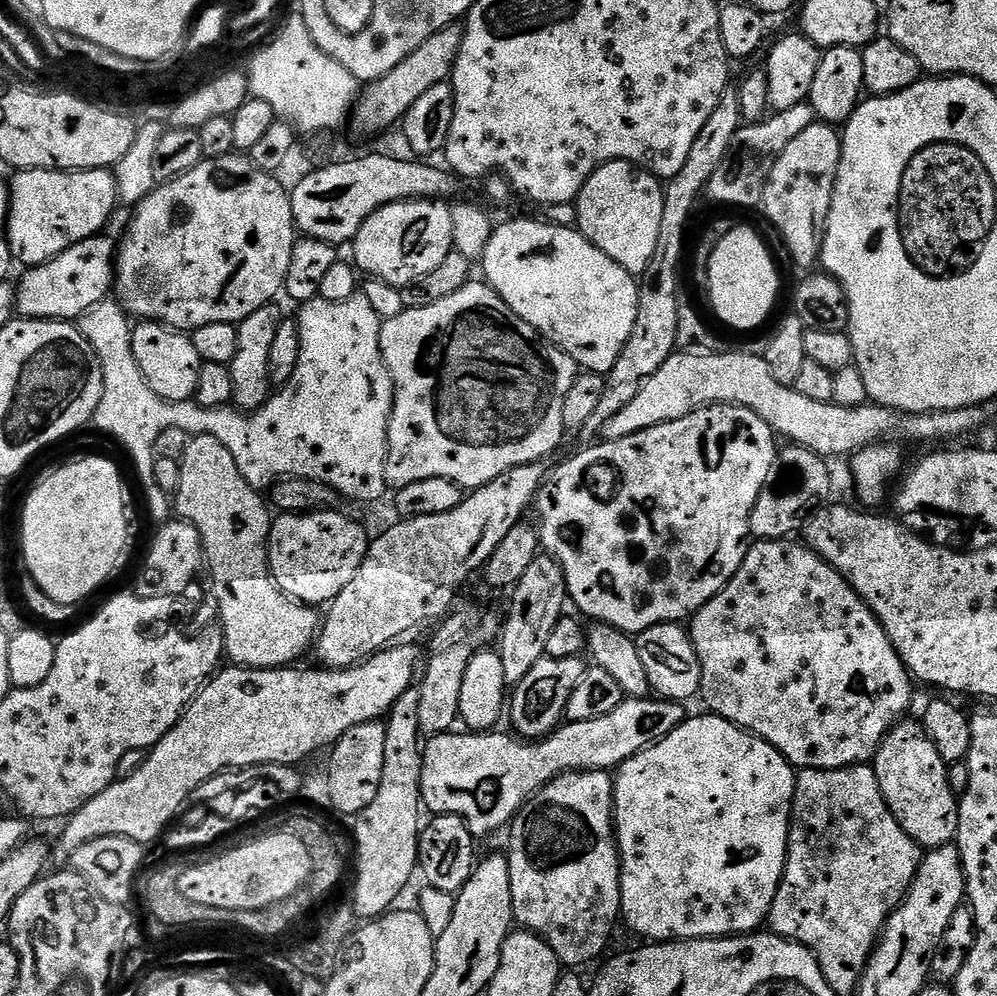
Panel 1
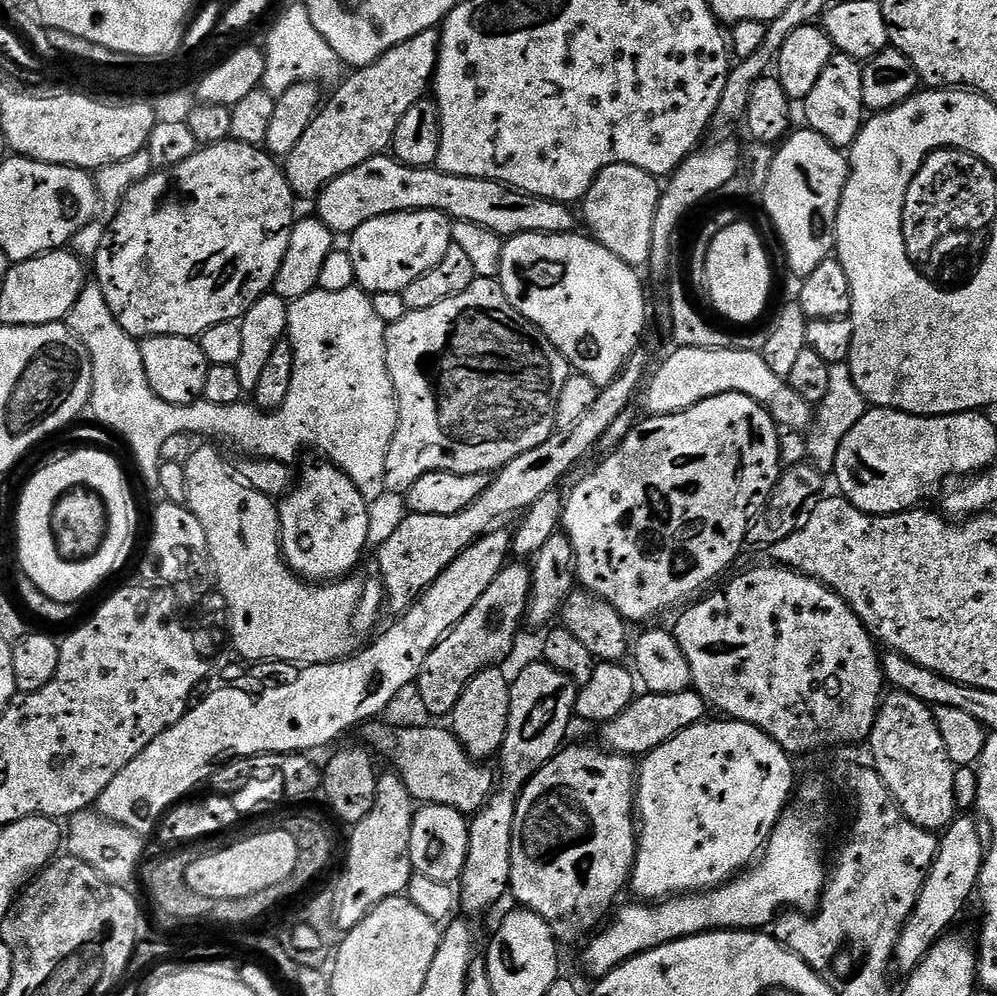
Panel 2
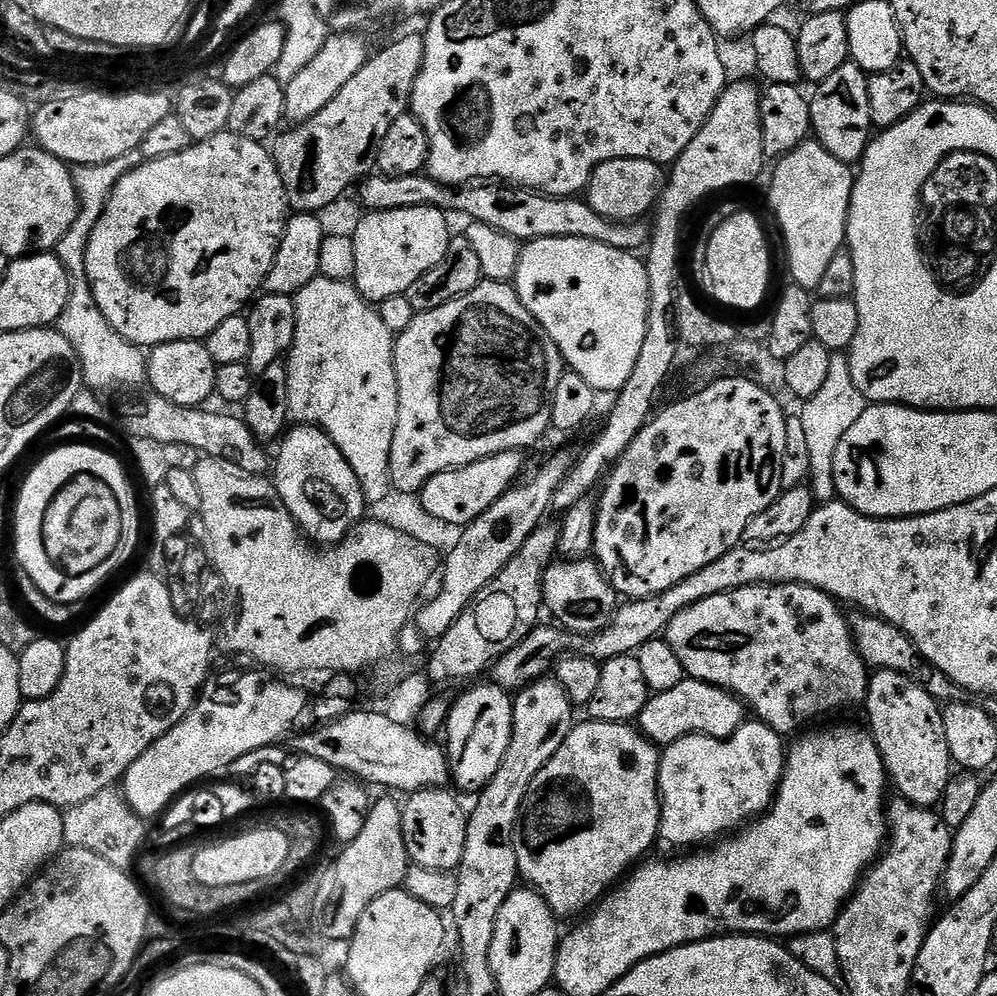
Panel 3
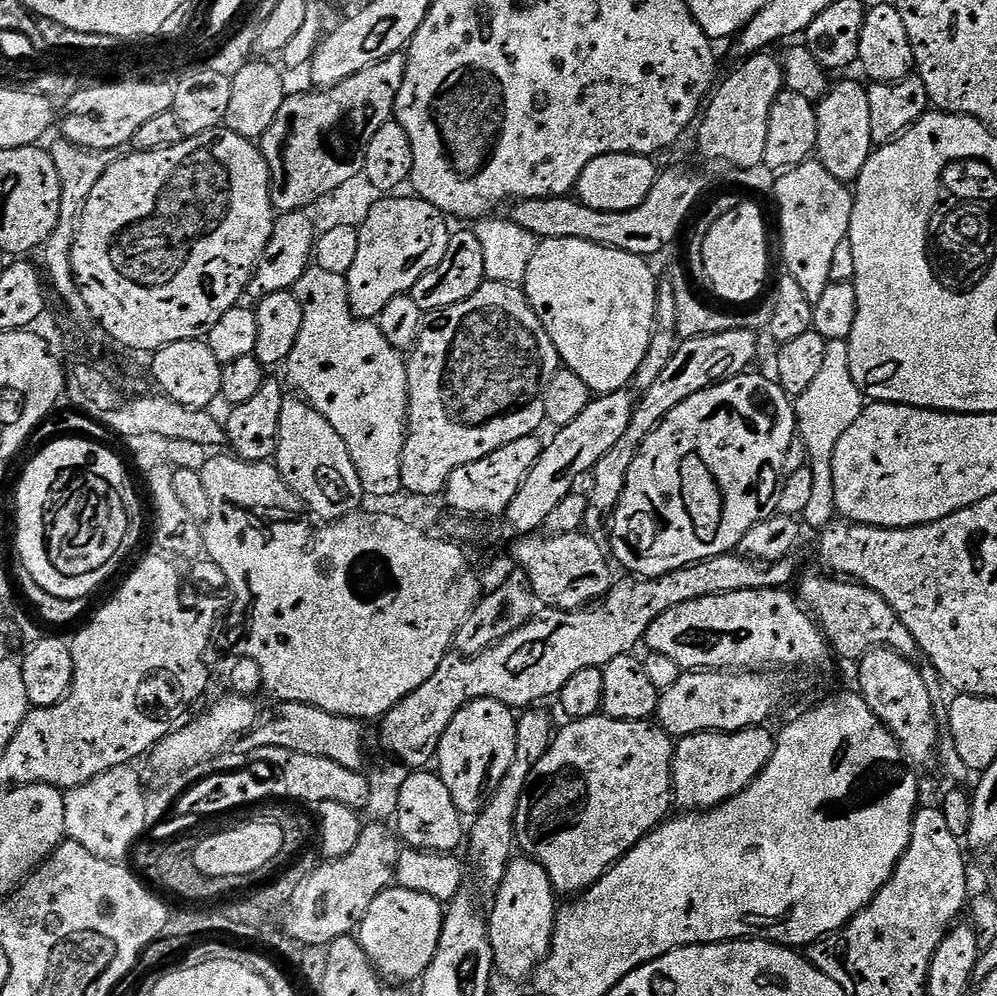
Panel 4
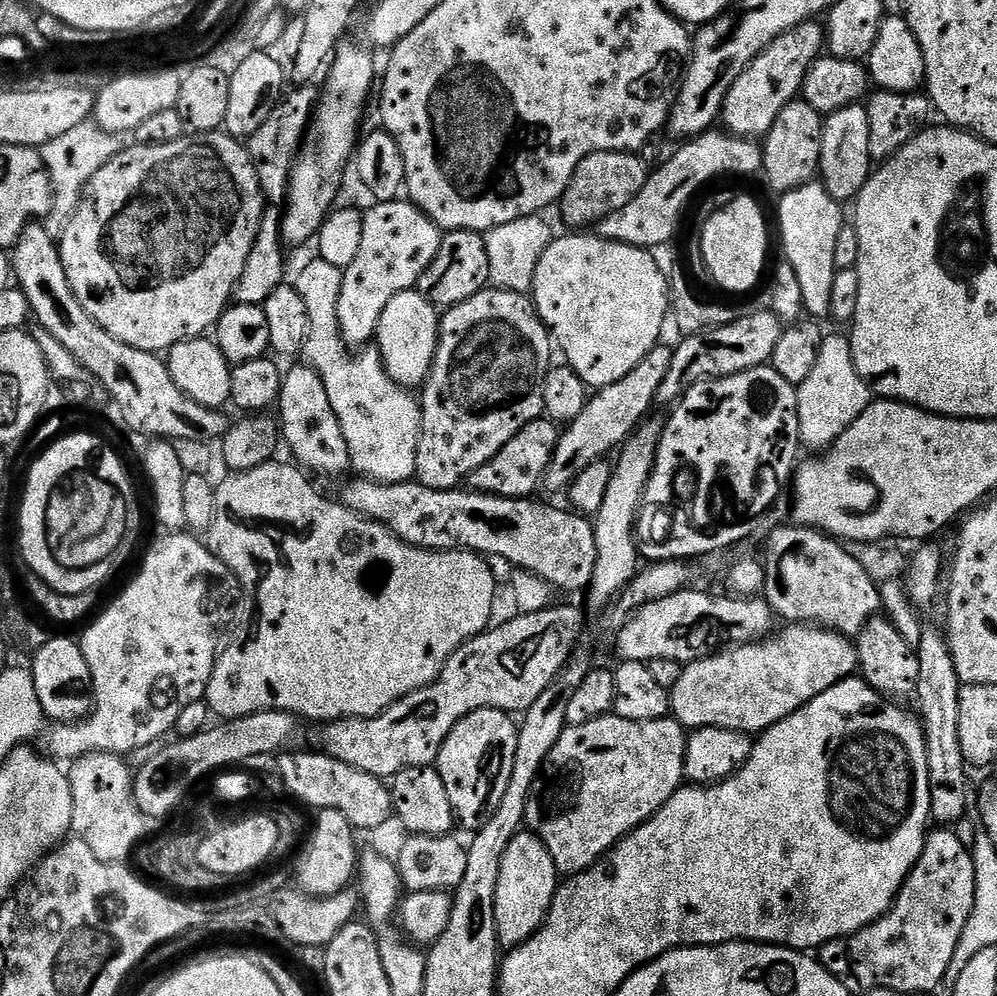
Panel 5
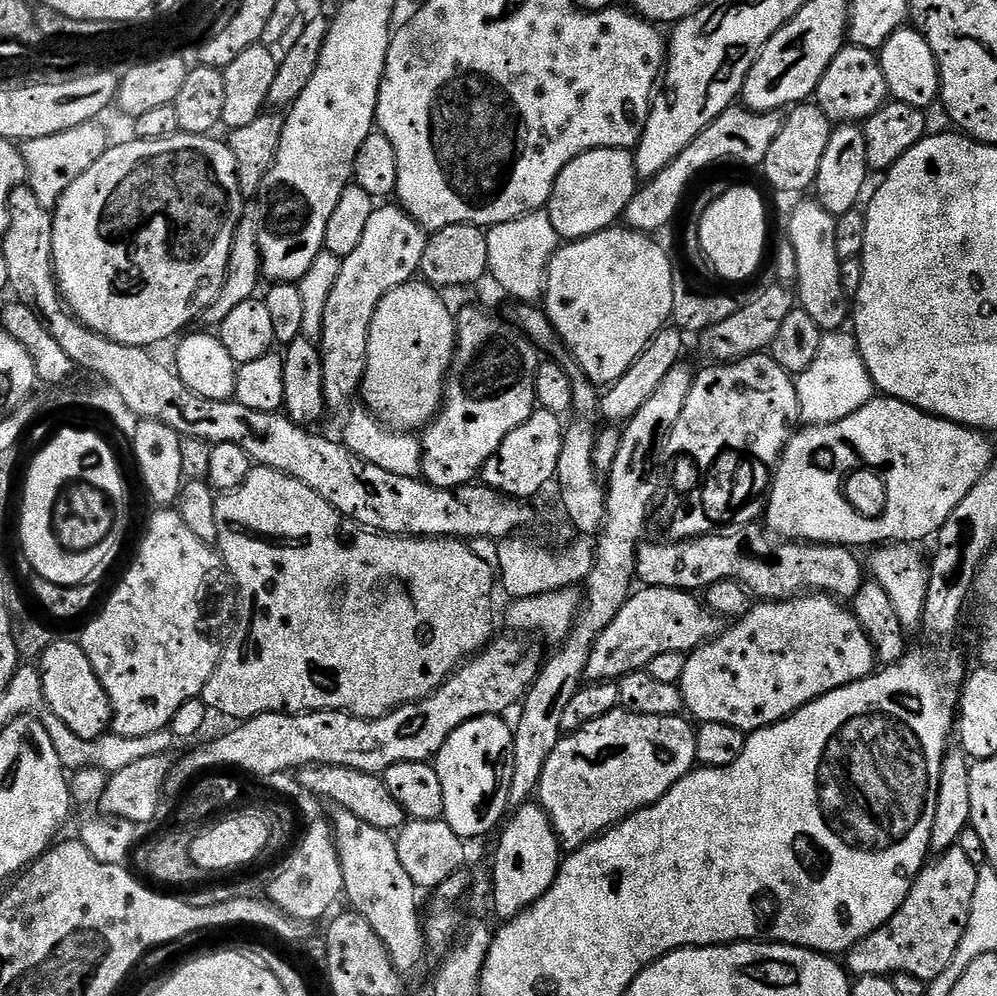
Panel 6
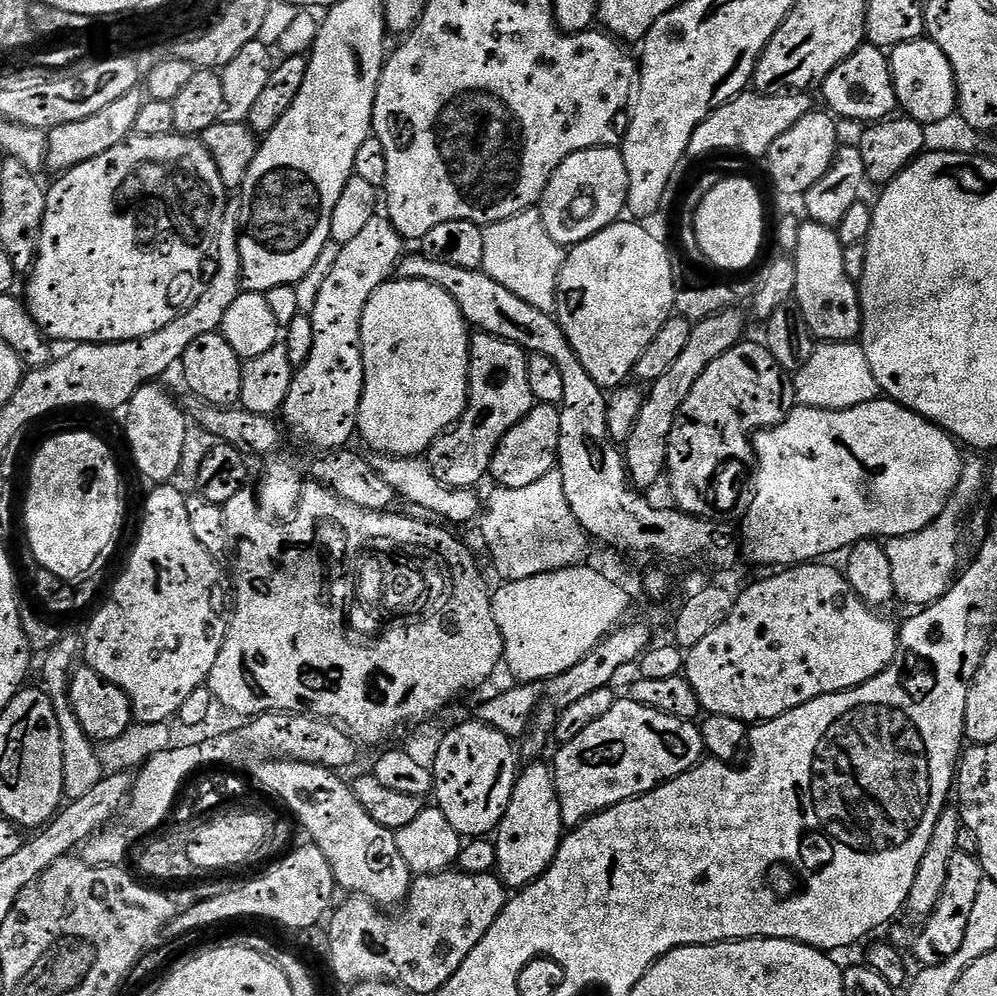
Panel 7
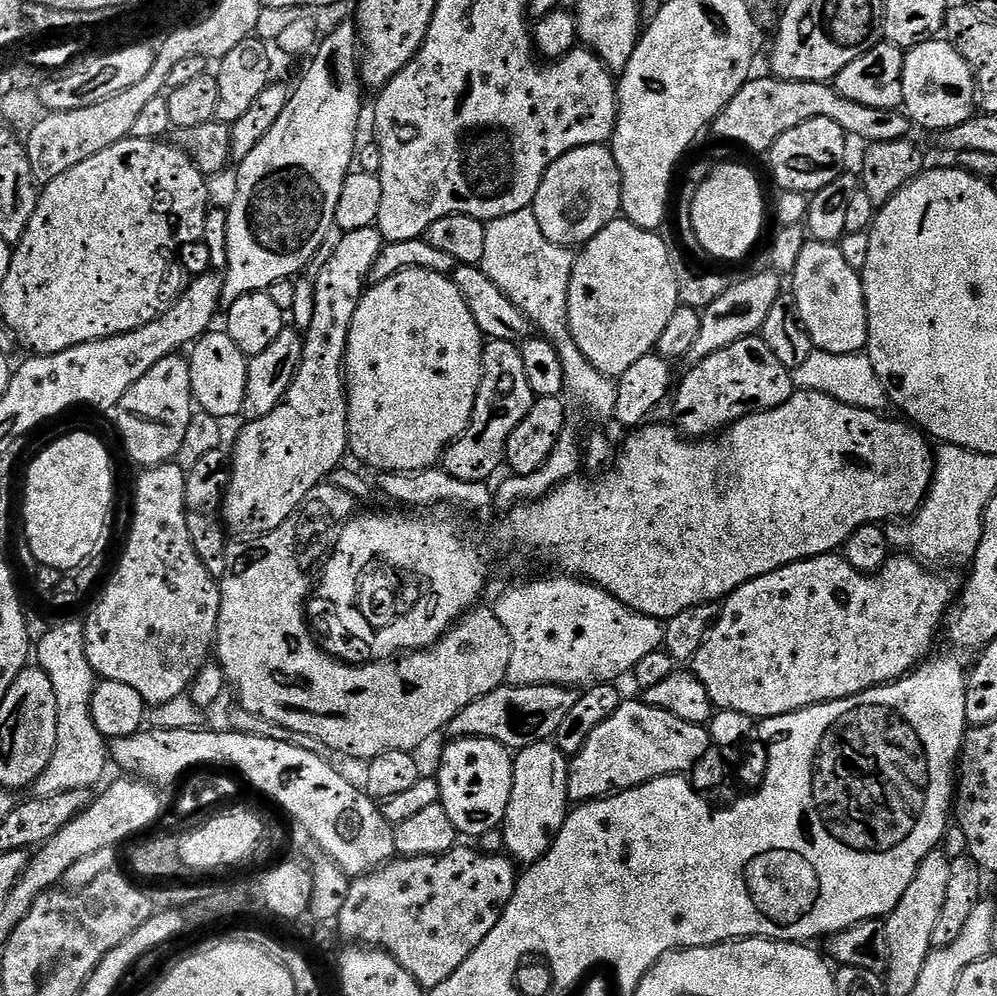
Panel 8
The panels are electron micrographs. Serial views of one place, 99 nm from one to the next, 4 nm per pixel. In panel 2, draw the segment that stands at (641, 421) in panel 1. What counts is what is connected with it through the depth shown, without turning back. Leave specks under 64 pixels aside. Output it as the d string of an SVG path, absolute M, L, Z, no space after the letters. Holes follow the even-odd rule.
M677 347L675 351L660 365L657 363L654 371L647 377L642 400L644 396L644 408L648 416L681 412L706 398L733 392L746 394L746 398L754 398L754 402L761 404L781 429L793 428L794 431L803 433L813 423L813 405L804 401L790 387L785 377L774 374L774 370L766 366L766 358L760 352L751 352L745 348L702 350L682 347Z

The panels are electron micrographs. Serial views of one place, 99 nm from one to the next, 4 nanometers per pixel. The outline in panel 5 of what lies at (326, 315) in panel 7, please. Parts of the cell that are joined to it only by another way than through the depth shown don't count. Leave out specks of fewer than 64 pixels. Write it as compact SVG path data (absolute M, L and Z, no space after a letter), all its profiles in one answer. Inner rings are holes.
M404 198L381 200L364 212L362 243L354 262L344 269L342 290L336 299L340 336L349 349L359 350L373 343L386 302L419 285L420 275L438 254L441 229L427 214Z

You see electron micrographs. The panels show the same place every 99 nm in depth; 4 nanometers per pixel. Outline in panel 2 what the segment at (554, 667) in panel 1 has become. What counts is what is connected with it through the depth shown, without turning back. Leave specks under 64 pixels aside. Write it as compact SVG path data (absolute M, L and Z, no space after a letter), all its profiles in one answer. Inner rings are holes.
M543 662L528 664L517 674L516 680L514 676L510 687L508 725L504 744L498 753L500 772L504 777L501 780L499 777L492 795L484 807L471 817L468 826L470 846L466 854L466 866L458 881L458 904L463 915L468 918L482 915L503 896L509 895L512 831L520 791L543 764L553 760L556 753L565 747L564 735L574 721L578 685L562 674L562 670L554 670L554 666Z

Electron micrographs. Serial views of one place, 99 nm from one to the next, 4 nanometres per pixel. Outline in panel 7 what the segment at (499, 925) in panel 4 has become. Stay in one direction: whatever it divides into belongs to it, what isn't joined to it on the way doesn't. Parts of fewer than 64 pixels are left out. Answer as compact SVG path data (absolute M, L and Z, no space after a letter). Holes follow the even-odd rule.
M532 762L528 769L521 771L516 777L516 785L512 791L510 802L506 806L506 814L502 822L496 827L494 843L496 846L496 872L504 882L504 887L509 890L519 890L532 884L543 872L551 866L560 849L560 842L566 835L566 825L562 818L562 806L558 790L556 789L556 777L553 769L544 764Z

